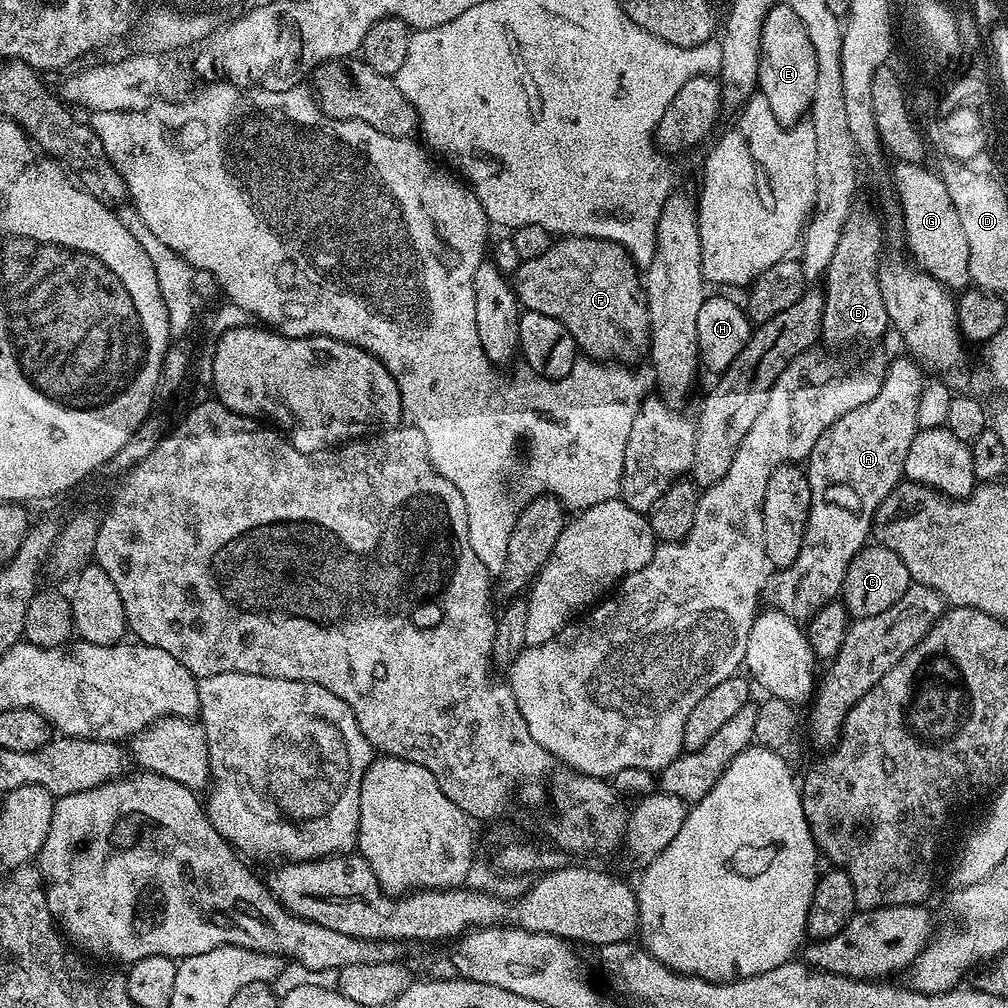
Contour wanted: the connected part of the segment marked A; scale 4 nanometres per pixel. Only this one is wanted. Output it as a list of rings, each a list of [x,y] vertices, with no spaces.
[[[903,359],[894,361],[888,373],[883,373],[878,394],[874,394],[866,406],[844,412],[842,418],[825,428],[822,438],[814,442],[814,450],[808,455],[806,471],[810,496],[816,496],[816,508],[810,508],[808,513],[812,520],[824,520],[824,524],[812,524],[812,532],[828,532],[828,536],[820,536],[824,544],[808,544],[804,533],[801,552],[824,548],[824,552],[828,552],[828,562],[822,562],[824,568],[840,579],[820,584],[820,594],[804,594],[808,607],[833,601],[841,593],[845,572],[862,546],[860,534],[871,530],[876,507],[880,503],[881,507],[891,497],[904,476],[906,450],[910,450],[910,442],[918,431],[920,396],[926,380],[920,377],[922,369],[915,360]]]

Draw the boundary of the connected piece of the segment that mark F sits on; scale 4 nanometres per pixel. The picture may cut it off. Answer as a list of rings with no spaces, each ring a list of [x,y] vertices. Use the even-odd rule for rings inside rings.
[[[570,236],[557,239],[546,250],[546,254],[538,254],[538,258],[525,260],[520,263],[518,270],[514,274],[514,287],[517,300],[520,301],[521,305],[523,305],[527,311],[546,314],[550,318],[562,322],[562,326],[566,326],[566,330],[570,330],[572,336],[584,336],[584,338],[588,338],[588,340],[584,340],[583,346],[579,349],[581,353],[585,352],[588,348],[592,348],[592,346],[598,346],[598,348],[604,348],[604,350],[606,350],[606,352],[598,350],[598,361],[615,362],[621,366],[635,365],[637,362],[640,362],[643,356],[645,359],[645,357],[649,355],[651,329],[648,323],[648,302],[644,295],[641,277],[638,275],[637,265],[633,264],[631,256],[628,255],[628,251],[624,249],[621,244],[615,244],[609,240],[595,240],[592,236]]]

